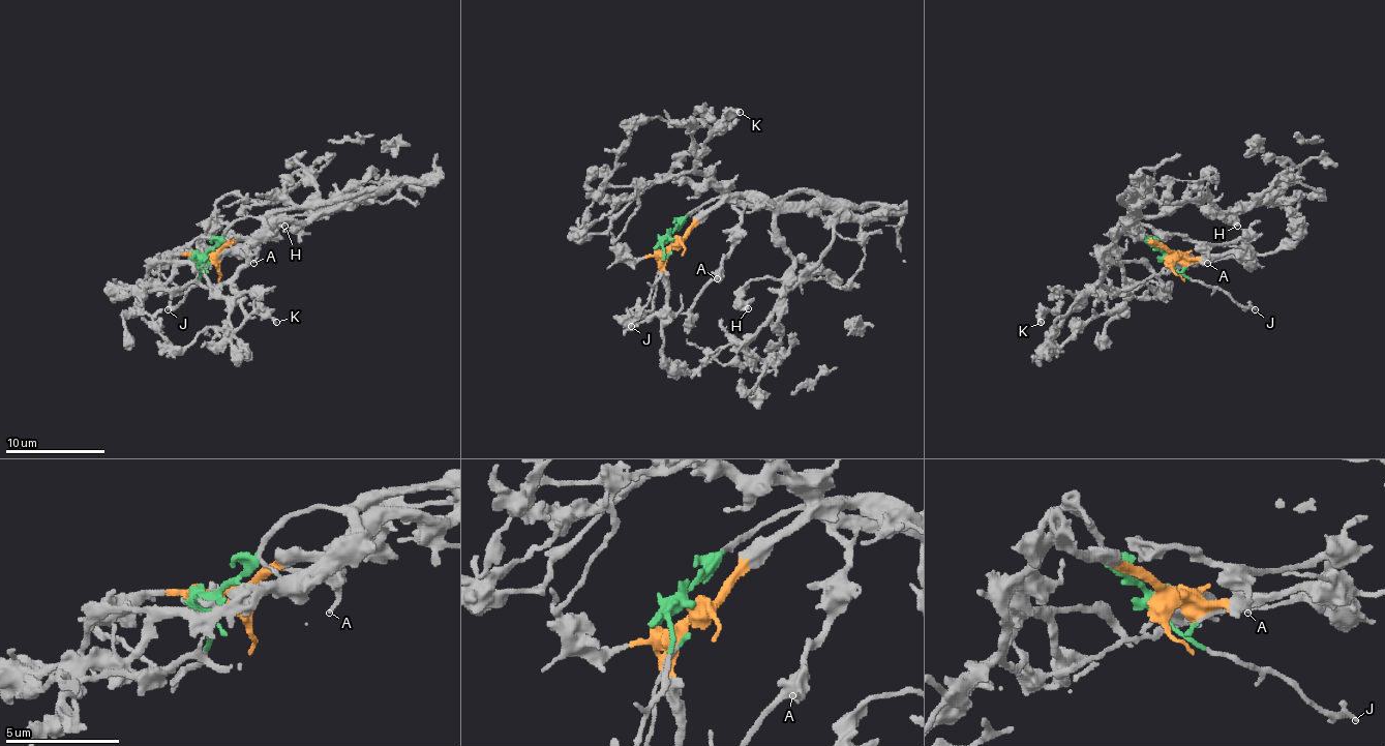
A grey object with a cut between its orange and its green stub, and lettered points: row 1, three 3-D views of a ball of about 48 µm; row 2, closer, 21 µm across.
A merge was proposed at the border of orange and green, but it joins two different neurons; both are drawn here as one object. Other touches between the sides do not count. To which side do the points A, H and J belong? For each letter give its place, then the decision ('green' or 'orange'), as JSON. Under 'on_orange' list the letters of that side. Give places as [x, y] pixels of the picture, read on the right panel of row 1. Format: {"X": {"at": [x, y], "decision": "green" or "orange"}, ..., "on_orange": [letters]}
{"A": {"at": [1207, 263], "decision": "green"}, "H": {"at": [1237, 226], "decision": "orange"}, "J": {"at": [1255, 309], "decision": "green"}, "on_orange": ["H"]}

